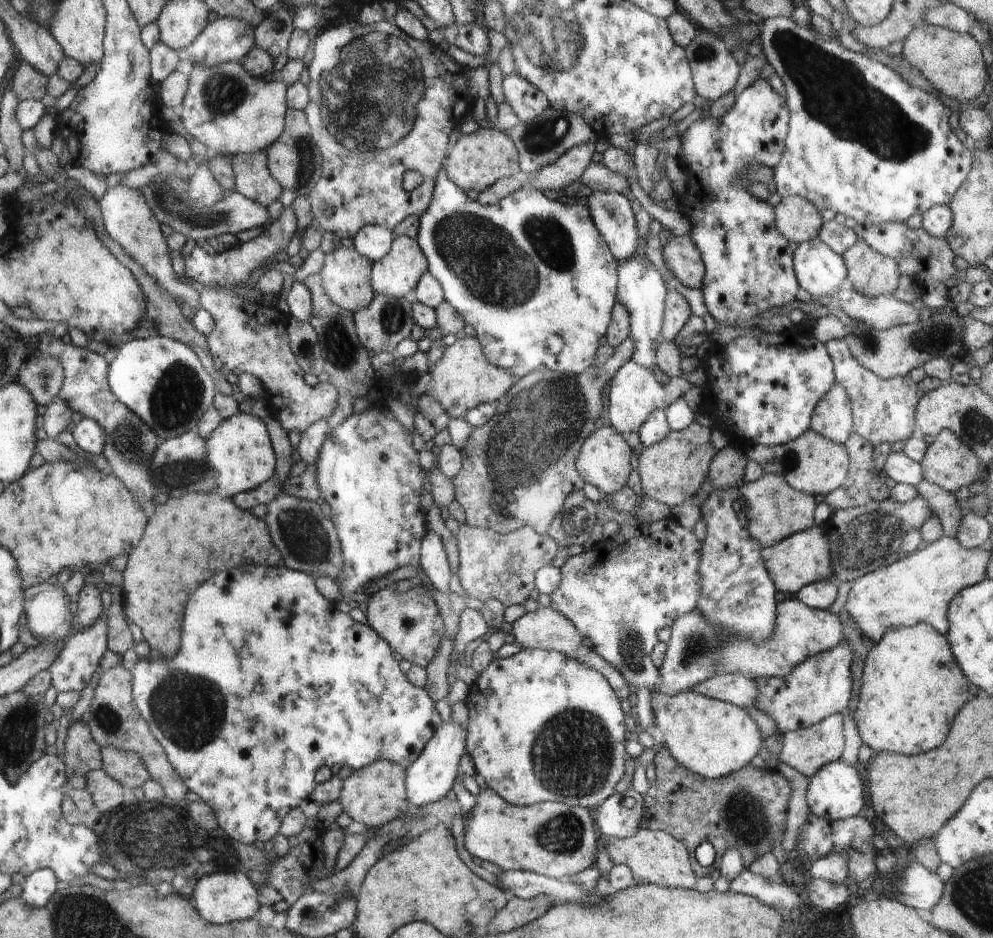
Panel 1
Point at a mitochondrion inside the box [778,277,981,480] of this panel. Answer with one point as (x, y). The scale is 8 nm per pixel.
(937, 336)

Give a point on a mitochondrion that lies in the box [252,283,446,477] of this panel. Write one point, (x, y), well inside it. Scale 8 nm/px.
(339, 346)

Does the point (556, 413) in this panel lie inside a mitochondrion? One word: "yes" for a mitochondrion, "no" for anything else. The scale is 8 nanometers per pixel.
yes

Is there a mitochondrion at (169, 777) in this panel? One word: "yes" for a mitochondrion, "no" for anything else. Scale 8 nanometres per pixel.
no

